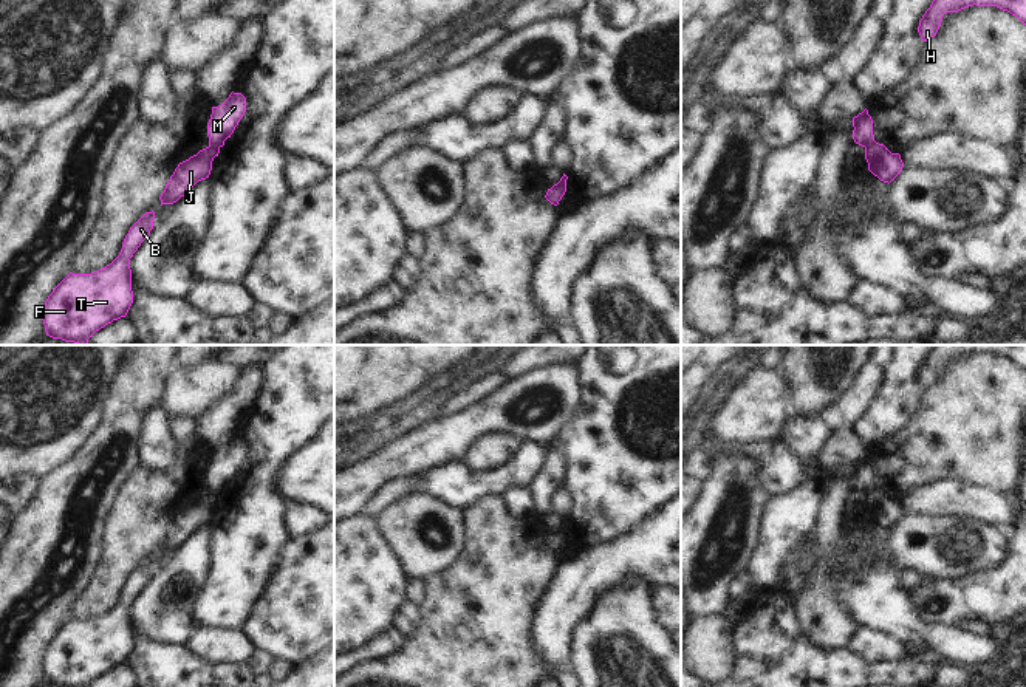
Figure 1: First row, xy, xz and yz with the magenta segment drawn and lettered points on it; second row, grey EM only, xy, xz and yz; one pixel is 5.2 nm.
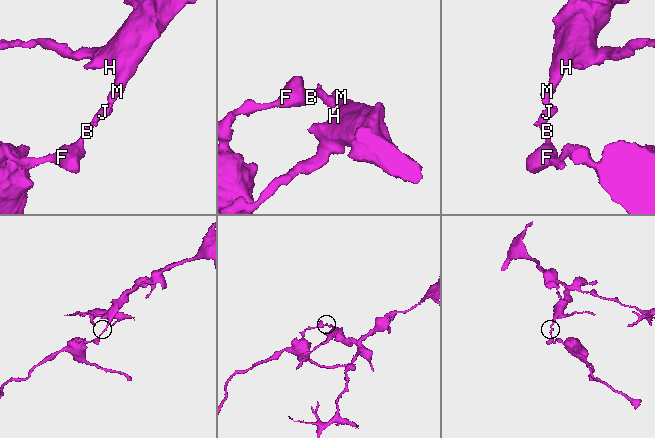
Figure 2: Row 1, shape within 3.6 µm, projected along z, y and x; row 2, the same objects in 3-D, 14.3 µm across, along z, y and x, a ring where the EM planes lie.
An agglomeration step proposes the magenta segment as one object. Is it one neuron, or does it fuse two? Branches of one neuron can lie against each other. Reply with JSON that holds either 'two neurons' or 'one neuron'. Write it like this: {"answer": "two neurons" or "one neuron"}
{"answer": "two neurons"}

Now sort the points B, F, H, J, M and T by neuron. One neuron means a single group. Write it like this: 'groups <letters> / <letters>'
groups B F J T / H M

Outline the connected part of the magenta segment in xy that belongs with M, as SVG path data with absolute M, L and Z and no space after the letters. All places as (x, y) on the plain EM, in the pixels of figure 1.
M231 439L218 453L212 453L207 469L209 492L223 494L246 458L246 444L241 439Z

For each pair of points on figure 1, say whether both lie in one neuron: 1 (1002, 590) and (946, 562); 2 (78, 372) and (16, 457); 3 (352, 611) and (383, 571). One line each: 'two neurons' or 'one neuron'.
1: two neurons
2: one neuron
3: one neuron

